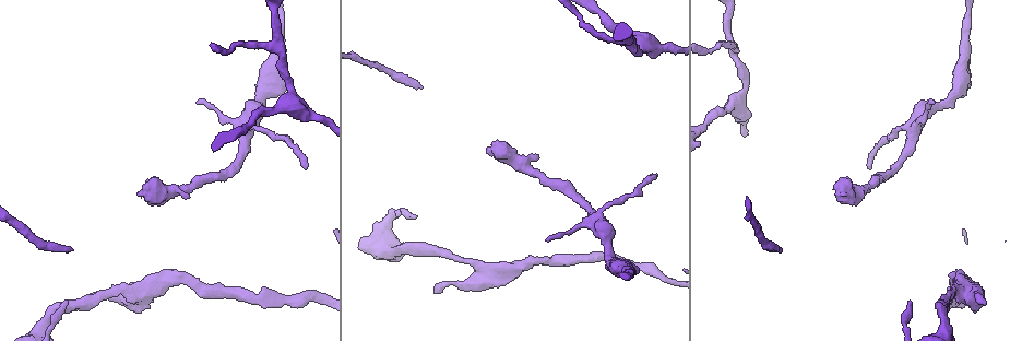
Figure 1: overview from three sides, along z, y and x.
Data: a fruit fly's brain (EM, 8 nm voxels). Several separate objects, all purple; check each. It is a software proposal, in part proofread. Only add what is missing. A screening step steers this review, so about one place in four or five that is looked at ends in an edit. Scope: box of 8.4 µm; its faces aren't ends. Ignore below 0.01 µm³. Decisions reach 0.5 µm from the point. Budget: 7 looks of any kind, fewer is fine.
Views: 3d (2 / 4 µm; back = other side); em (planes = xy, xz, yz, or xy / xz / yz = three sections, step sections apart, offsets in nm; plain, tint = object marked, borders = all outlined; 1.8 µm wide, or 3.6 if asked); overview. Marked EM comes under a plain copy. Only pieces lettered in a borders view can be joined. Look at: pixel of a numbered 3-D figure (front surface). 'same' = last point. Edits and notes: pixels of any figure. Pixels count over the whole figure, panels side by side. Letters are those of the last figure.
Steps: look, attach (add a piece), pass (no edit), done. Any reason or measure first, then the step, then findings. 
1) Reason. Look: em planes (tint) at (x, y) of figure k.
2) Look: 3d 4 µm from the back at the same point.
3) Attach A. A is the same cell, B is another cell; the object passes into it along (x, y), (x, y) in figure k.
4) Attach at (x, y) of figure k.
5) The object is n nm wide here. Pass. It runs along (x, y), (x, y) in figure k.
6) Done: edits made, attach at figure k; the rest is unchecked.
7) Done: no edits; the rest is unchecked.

Free end. Look: em planes (borders) at (781, 250) of figure 1.

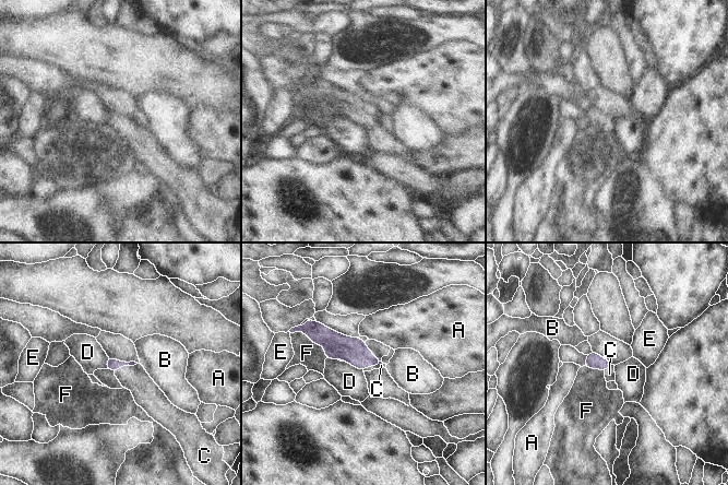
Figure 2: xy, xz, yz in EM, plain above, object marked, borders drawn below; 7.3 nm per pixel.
The object is 90 nm wide here. Attach C. C is the same cell, A, B, D, E and F are other cells; the object passes into it along (112, 364), (124, 365), (134, 378) in figure 2; the neuron continues.

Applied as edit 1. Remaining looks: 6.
An open end. Look: em planes (borders) at (909, 303) of figure 1.

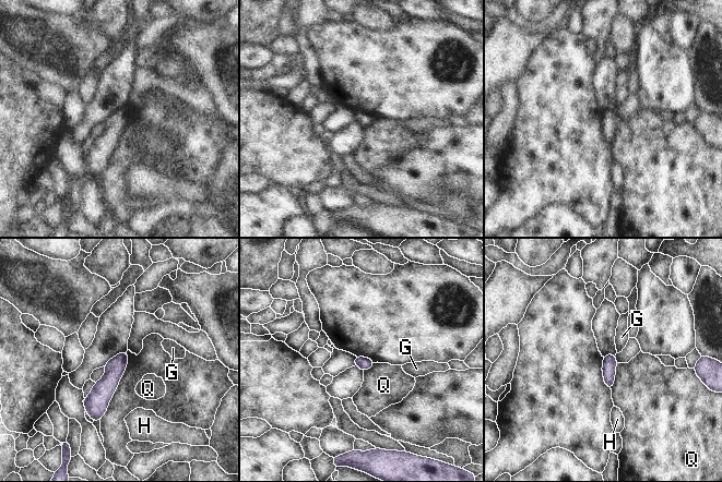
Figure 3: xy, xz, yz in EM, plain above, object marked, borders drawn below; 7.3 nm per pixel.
Pass. G, H and Q are other cells; a border runs along (617, 363), (615, 380), (611, 389) in figure 3; no lettered piece goes on from it.

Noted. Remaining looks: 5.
An open end. Look: 3d 2 µm at (433, 292) of figure 1.

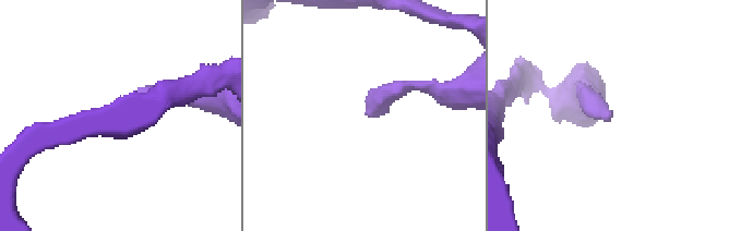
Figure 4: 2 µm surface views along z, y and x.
Need the tissue. Look: em planes (borders) at (369, 116) of figure 4.

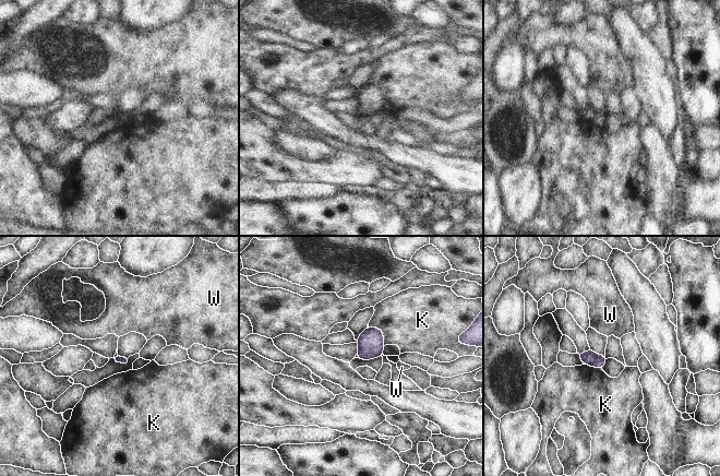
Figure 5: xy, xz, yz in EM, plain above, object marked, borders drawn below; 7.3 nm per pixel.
The longest contact is with K, 180 nm. Pass. K and W are other cells; a border runs along (369, 326), (381, 330), (384, 345) in figure 5; none of them fits.

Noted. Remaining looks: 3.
Done: edits made, attach at figure 2; the rest is unchecked.

